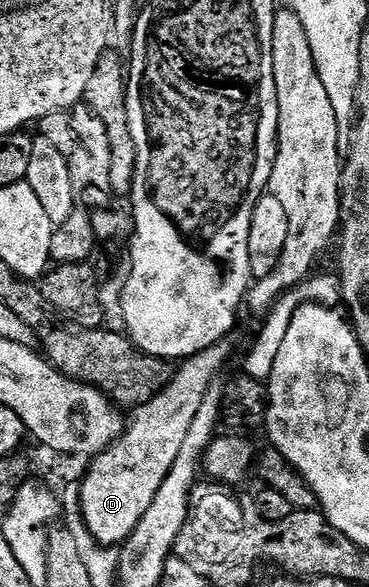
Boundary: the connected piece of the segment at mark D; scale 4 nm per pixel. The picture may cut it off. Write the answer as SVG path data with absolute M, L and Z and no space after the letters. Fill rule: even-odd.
M229 340L220 341L217 345L200 351L194 357L187 357L177 366L171 376L170 383L162 389L148 403L137 406L133 410L134 422L125 426L124 432L110 448L97 454L90 462L86 476L80 482L82 518L90 528L90 534L102 545L118 547L125 543L134 533L137 525L144 518L145 513L156 499L157 492L165 482L165 477L172 471L176 457L180 455L180 447L184 447L184 438L188 436L188 427L192 427L192 419L196 419L196 411L212 391L214 380L218 372L226 365L230 357Z

